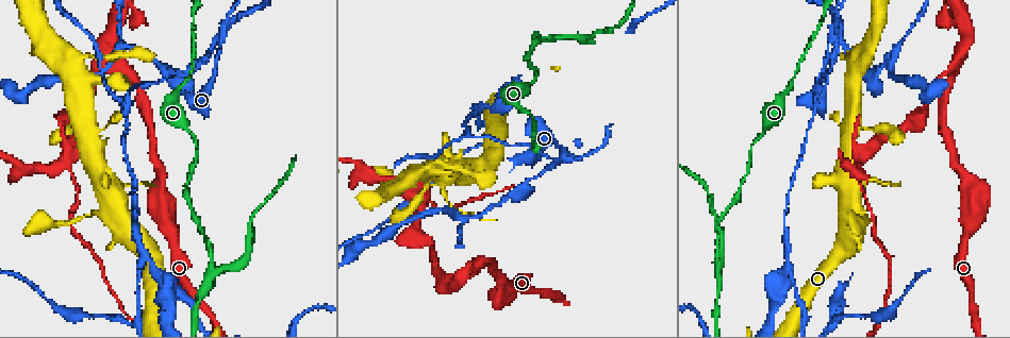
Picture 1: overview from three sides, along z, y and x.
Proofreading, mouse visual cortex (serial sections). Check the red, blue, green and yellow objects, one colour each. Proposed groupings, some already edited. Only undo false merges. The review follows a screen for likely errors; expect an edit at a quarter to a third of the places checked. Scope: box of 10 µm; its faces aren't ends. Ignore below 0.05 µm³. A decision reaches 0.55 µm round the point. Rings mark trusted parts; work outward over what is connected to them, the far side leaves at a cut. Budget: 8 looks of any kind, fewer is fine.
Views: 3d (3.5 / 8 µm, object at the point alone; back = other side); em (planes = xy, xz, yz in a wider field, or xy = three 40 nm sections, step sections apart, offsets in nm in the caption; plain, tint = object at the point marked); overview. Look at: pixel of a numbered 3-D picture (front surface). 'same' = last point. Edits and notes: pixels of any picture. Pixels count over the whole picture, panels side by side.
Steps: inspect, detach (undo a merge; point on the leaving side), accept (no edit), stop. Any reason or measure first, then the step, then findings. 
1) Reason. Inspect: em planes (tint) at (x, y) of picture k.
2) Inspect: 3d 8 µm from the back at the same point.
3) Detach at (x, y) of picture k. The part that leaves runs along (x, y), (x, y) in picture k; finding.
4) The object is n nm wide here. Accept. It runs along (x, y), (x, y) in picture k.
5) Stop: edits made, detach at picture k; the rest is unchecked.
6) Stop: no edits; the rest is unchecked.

Calibre changes. Inspect: 3d 3.5 µm at (525, 111) of picture 1.

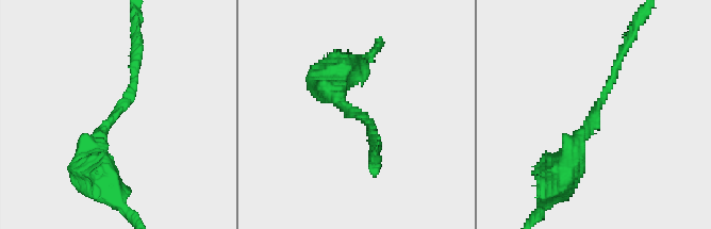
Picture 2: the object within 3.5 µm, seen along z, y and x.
The arms are 150, 400 nm wide; now the EM. Inspect: em xy step 3 (tint) at (355, 111) of picture 2.

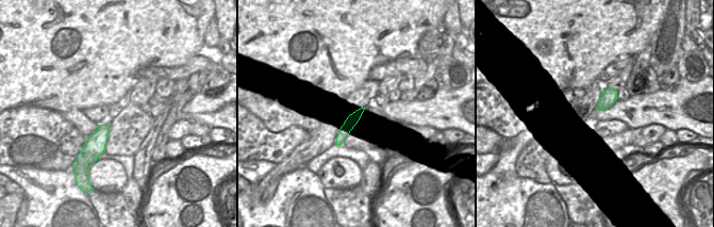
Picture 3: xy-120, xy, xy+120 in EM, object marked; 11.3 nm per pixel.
Accept. It runs along (359, 112), (345, 129), (338, 142) in picture 3; all the same cell.

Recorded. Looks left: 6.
Calibre changes. Inspect: 3d 3.5 µm at (192, 133) of picture 1.

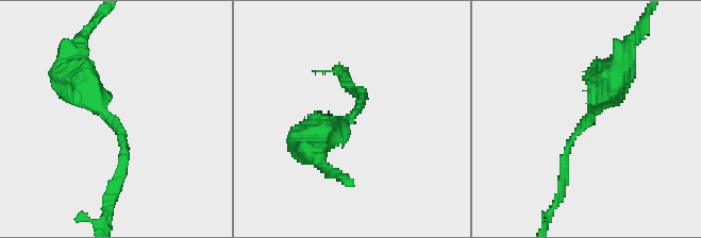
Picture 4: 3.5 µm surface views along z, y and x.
The arms are 150, 450 nm wide; now the EM. Inspect: em planes (tint) at (116, 125) of picture 4.

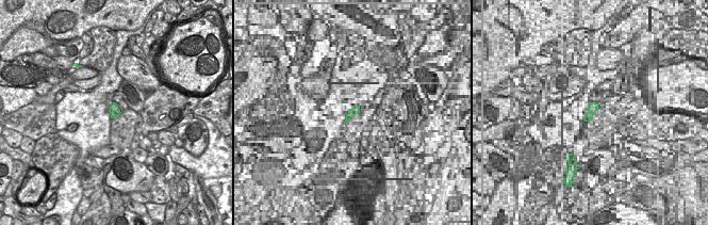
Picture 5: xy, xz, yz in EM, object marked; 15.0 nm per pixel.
The object is 160 nm wide here. Accept. It runs along (611, 78), (569, 143), (562, 185) in picture 4; one cell here.

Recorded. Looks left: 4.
Arms run side by side. Inspect: 3d 3.5 µm from the back at (832, 38) of picture 1.

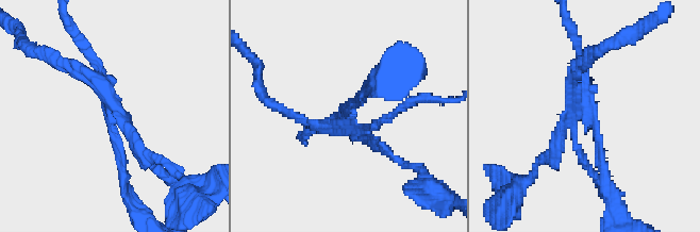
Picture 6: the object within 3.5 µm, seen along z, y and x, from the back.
Inspect: em xy step 1 (tint) at (590, 118) of picture 6.

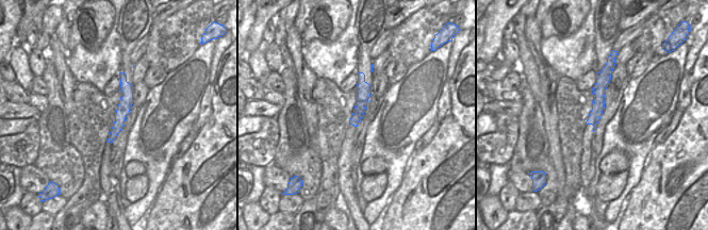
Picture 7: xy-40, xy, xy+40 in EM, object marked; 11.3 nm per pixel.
Detach at (59, 66) of picture 6. The part that leaves runs along (115, 115), (178, 183) in picture 6; two cells meet here.

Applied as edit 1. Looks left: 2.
Stop: edits made, detach at picture 6; the rest is unchecked.

